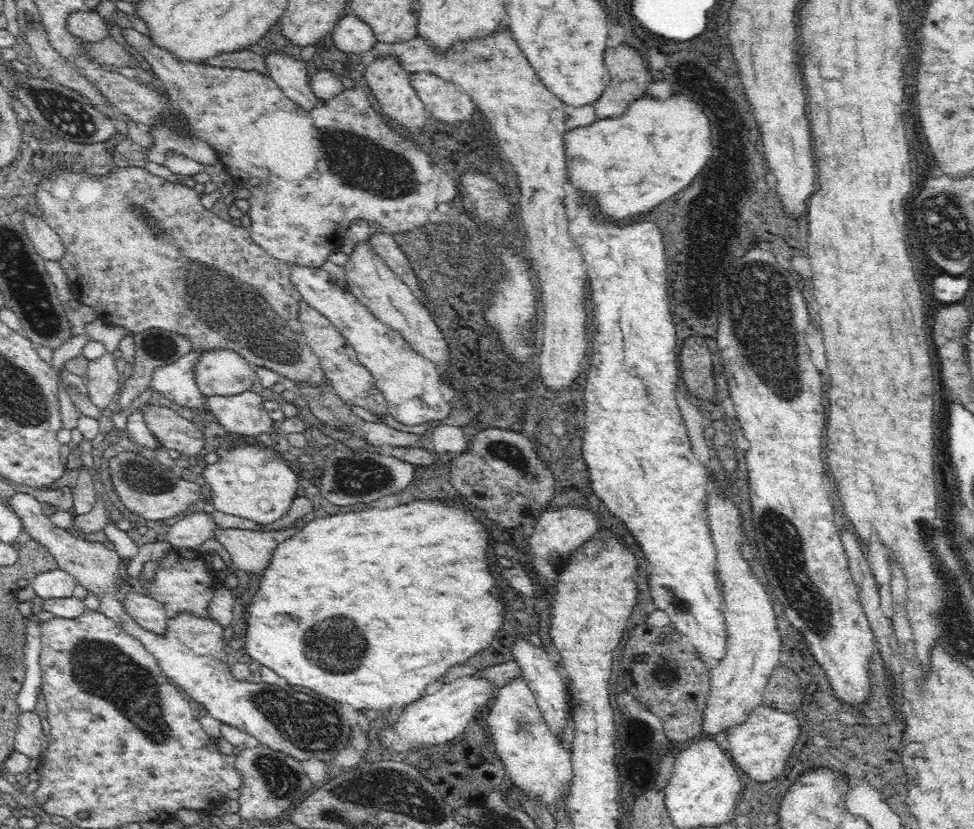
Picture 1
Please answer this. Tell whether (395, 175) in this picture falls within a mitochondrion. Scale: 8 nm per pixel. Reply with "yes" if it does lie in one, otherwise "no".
yes

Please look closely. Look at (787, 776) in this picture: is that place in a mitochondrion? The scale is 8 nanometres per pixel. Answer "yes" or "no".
no

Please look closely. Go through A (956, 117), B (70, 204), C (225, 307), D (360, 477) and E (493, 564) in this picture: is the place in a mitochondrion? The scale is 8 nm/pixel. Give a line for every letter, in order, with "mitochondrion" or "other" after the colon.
A: mitochondrion
B: other
C: mitochondrion
D: mitochondrion
E: other

